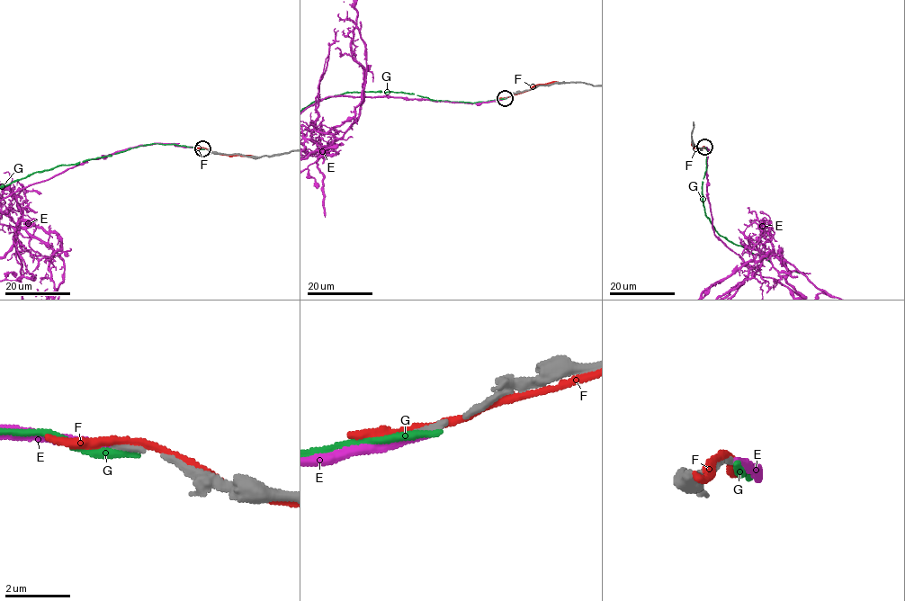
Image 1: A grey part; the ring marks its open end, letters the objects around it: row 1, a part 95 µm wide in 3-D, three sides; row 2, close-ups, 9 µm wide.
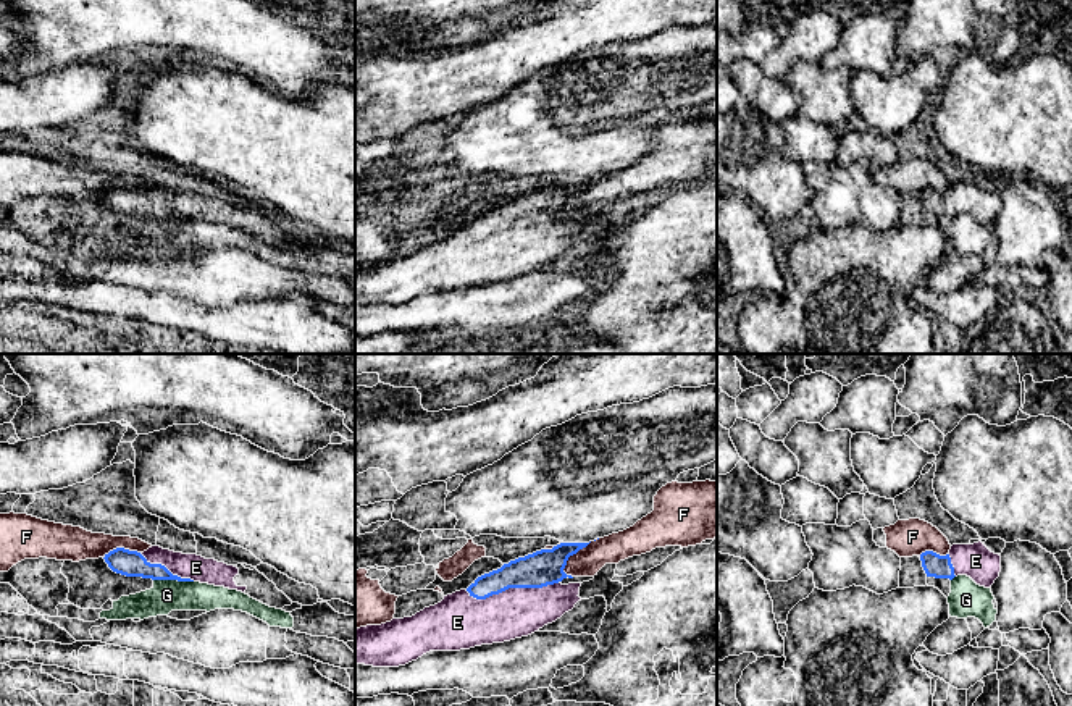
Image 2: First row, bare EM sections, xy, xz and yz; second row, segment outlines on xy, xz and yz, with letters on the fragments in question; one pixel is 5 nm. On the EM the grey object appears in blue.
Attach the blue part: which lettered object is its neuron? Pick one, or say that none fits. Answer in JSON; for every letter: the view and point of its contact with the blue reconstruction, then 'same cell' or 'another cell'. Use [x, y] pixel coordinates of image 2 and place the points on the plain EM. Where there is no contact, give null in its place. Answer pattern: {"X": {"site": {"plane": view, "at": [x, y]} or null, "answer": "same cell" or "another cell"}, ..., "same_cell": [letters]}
{"E": {"site": {"plane": "xz", "at": [510, 225]}, "answer": "same cell"}, "F": {"site": {"plane": "xz", "at": [570, 193]}, "answer": "another cell"}, "G": {"site": {"plane": "xy", "at": [173, 217]}, "answer": "another cell"}, "same_cell": ["E"]}

